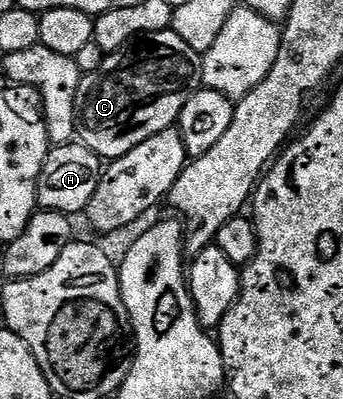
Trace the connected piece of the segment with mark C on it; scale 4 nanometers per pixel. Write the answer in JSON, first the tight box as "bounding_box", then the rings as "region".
{"bounding_box":[74,29,203,161],"region":[[[172,29],[165,31],[157,31],[151,35],[141,36],[121,47],[118,51],[109,52],[103,58],[102,63],[90,75],[82,75],[78,80],[78,88],[76,89],[76,105],[74,106],[74,125],[76,128],[77,138],[82,144],[93,151],[99,159],[103,161],[117,161],[120,157],[124,157],[128,153],[132,153],[132,149],[136,149],[136,145],[140,145],[144,141],[148,141],[148,137],[156,137],[156,133],[164,133],[171,130],[177,124],[180,113],[184,109],[184,105],[188,105],[188,101],[203,86],[202,84],[202,58],[199,52],[192,49],[192,45],[188,45],[188,41],[184,41]]]}

